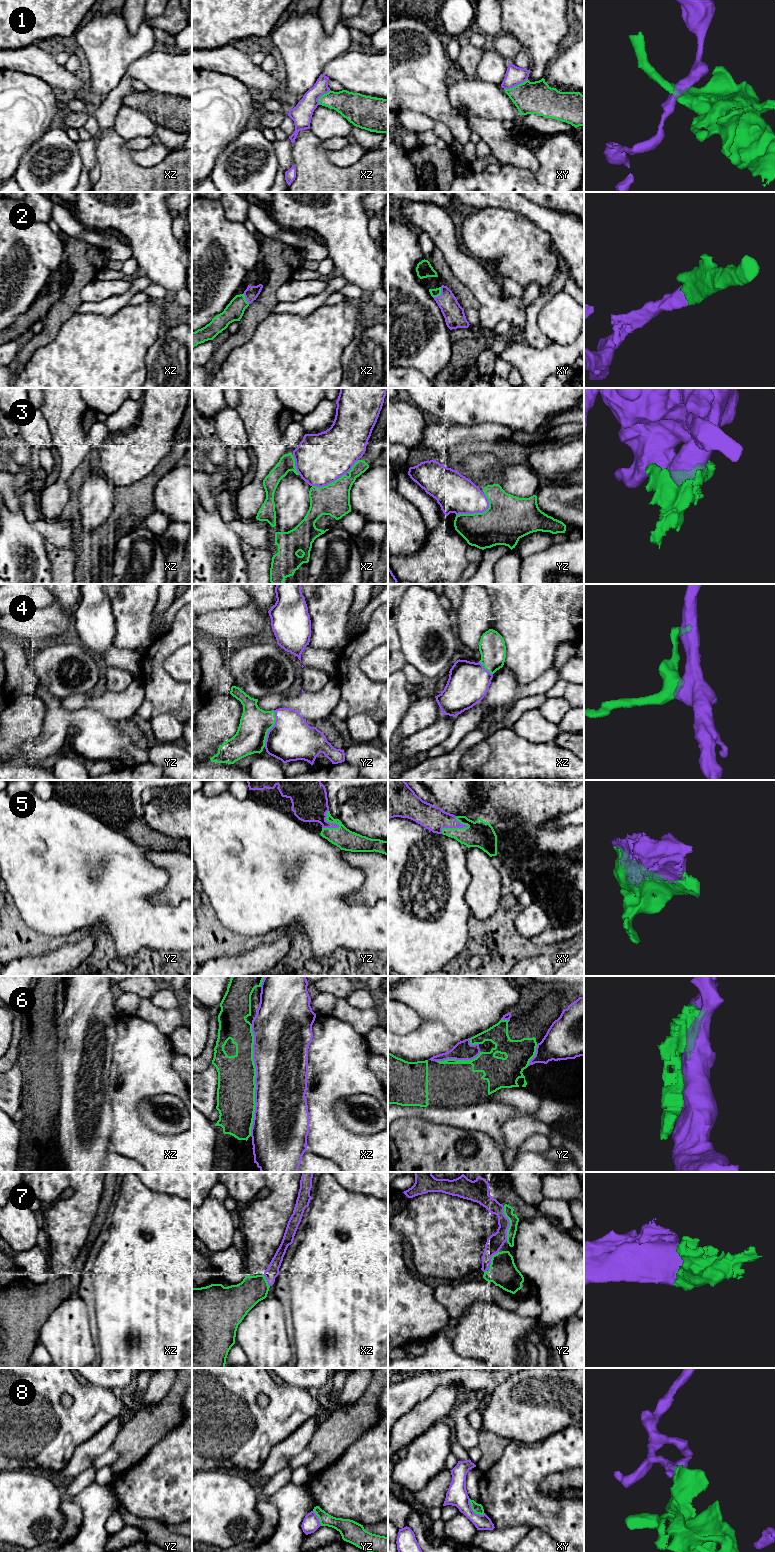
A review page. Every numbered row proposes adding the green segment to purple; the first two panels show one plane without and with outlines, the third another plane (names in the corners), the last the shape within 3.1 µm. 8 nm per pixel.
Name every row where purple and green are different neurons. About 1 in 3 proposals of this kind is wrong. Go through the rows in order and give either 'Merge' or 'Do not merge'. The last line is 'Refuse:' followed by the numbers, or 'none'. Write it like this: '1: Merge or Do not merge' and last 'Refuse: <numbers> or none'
1: Do not merge
2: Merge
3: Do not merge
4: Merge
5: Merge
6: Do not merge
7: Merge
8: Do not merge
Refuse: 1, 3, 6, 8

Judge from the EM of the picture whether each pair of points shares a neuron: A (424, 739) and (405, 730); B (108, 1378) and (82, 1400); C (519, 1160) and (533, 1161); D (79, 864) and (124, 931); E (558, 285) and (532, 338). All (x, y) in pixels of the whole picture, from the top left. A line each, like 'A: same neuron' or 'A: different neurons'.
A: different neurons
B: different neurons
C: same neuron
D: same neuron
E: same neuron

